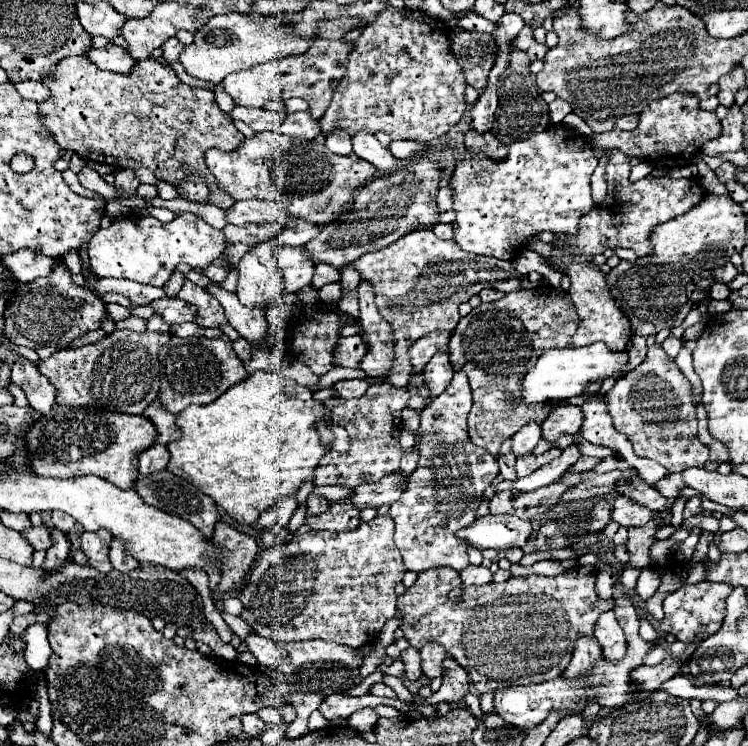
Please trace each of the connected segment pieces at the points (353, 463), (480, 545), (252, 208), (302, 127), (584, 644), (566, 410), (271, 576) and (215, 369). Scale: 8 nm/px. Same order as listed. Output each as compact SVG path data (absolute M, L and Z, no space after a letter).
M387 382L372 384L368 391L358 399L328 399L326 409L330 411L329 419L343 426L350 437L350 449L346 453L326 453L318 473L314 473L314 485L344 485L356 487L362 483L374 483L382 477L394 473L400 467L400 429L402 417L400 411L406 407L410 393L406 389L396 389Z
M486 515L478 517L474 525L458 531L458 537L476 549L510 549L524 547L532 533L528 519L518 519L514 515Z
M236 201L230 209L226 209L226 223L246 225L246 223L272 223L278 221L286 225L292 217L274 201Z
M308 111L288 115L284 119L280 131L286 135L292 135L292 137L306 137L306 139L314 139L322 133L322 129L318 129L318 119L310 117Z
M580 637L576 641L572 661L568 669L564 671L564 677L578 677L578 675L588 675L590 669L596 665L596 661L602 657L602 649L596 639L584 639Z
M562 405L554 409L548 419L542 423L544 435L542 439L554 447L560 435L576 435L582 425L582 409L578 405Z
M388 513L376 515L372 521L346 533L308 531L294 535L290 543L260 551L248 575L248 583L240 593L240 601L244 603L242 619L250 623L254 633L272 641L292 643L324 639L358 649L374 643L374 635L378 639L382 625L396 615L394 587L402 581L404 573L402 555L394 545L394 521Z
M172 335L172 339L160 349L160 393L158 401L166 411L172 415L184 411L188 405L198 403L206 405L216 401L222 393L226 393L232 385L244 381L248 377L248 371L244 369L242 361L236 357L232 349L232 341L224 337L192 337L192 339L180 339Z

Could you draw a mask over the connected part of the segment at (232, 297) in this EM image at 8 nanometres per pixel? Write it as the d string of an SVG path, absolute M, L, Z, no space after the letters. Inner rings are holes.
M212 285L206 291L220 301L222 309L226 311L228 323L240 333L240 337L244 337L246 341L250 341L256 347L264 345L268 323L266 323L262 309L246 309L238 301L236 293L230 293L230 291L222 289L220 285Z

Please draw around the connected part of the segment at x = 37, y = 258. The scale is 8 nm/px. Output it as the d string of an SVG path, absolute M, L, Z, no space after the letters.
M18 249L16 253L10 253L2 259L10 273L22 283L34 281L36 277L48 277L54 265L60 263L60 259L42 257L42 253L34 253L32 249Z

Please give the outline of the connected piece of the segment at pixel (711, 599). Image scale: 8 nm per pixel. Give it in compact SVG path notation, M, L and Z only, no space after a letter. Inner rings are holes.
M702 581L696 585L682 585L678 591L670 593L664 599L664 619L660 621L660 629L664 633L674 635L678 641L690 645L694 641L704 641L714 635L724 621L726 615L726 597L732 593L730 585Z

